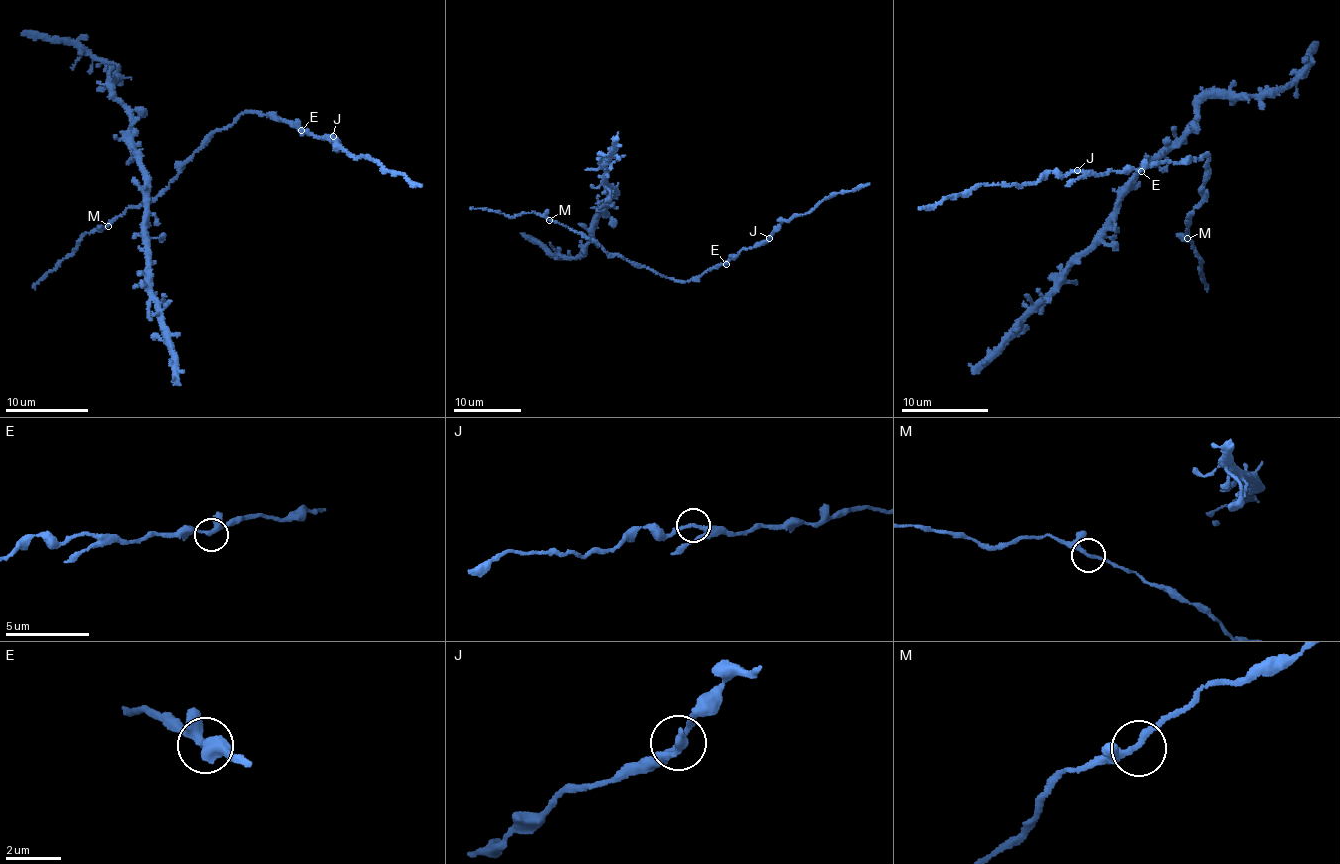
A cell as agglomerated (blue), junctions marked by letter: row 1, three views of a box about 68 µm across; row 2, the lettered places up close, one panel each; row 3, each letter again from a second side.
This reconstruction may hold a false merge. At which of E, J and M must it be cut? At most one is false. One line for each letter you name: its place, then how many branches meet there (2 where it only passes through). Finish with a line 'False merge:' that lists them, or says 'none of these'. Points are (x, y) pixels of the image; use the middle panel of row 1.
False merge: none of these

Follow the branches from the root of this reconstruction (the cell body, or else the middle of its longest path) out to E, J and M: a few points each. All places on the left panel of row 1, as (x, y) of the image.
E: (201, 147), (206, 139), (246, 112), (277, 117), (301, 130)
J: (201, 147), (206, 139), (246, 112), (277, 117), (300, 125), (311, 135), (331, 140), (334, 135)
M: (201, 147), (180, 168), (169, 186), (140, 206), (131, 205), (108, 226)

